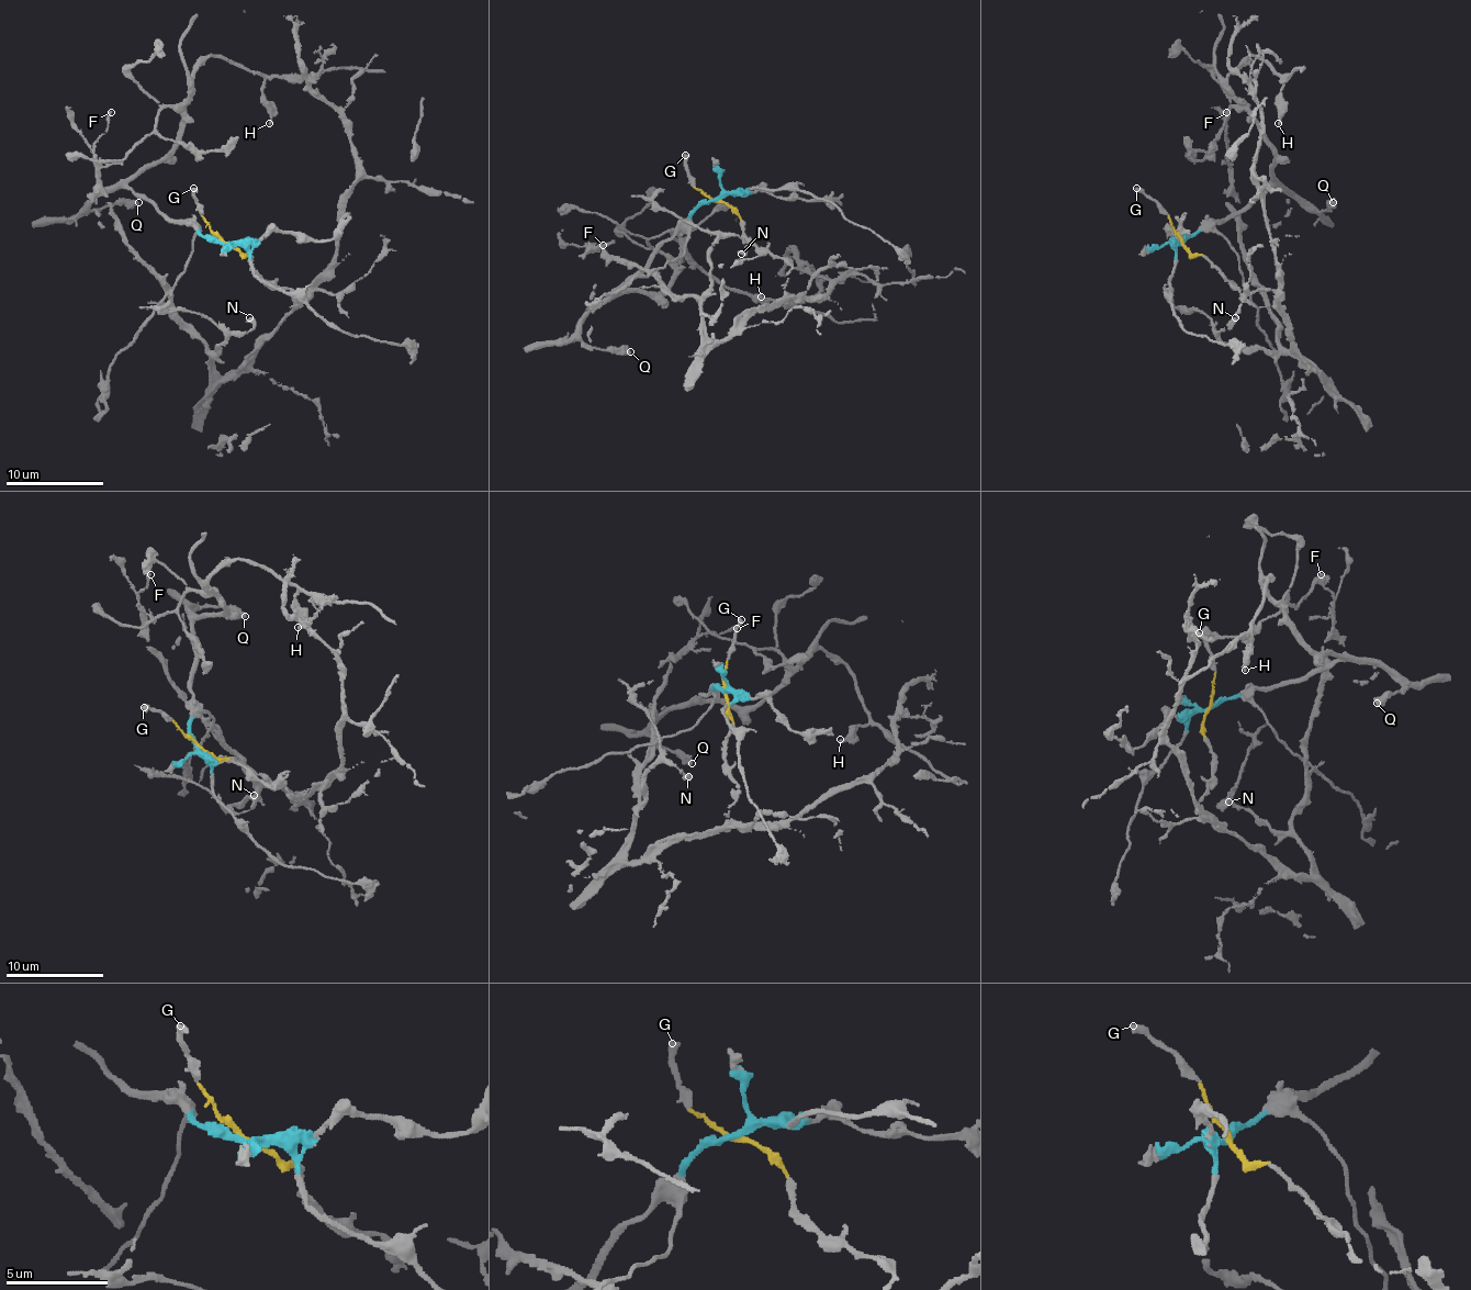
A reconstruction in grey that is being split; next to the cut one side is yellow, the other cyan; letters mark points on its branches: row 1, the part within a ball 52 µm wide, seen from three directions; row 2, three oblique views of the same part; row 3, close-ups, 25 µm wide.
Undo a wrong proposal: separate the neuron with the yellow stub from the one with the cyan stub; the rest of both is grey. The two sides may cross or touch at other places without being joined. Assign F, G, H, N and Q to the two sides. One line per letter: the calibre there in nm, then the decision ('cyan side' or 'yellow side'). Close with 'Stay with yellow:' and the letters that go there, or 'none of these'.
F: 240 nm thick; yellow side
G: 360 nm thick; yellow side
H: 200 nm thick; cyan side
N: 420 nm thick; yellow side
Q: 550 nm thick; cyan side
Stay with yellow: F, G, N

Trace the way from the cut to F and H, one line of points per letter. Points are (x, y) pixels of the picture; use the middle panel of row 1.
F: (716, 201), (792, 269), (777, 301), (714, 343), (696, 299), (586, 245), (604, 245)
H: (716, 198), (704, 203), (620, 291), (662, 291), (684, 247), (726, 287), (755, 301), (762, 299), (760, 295)

